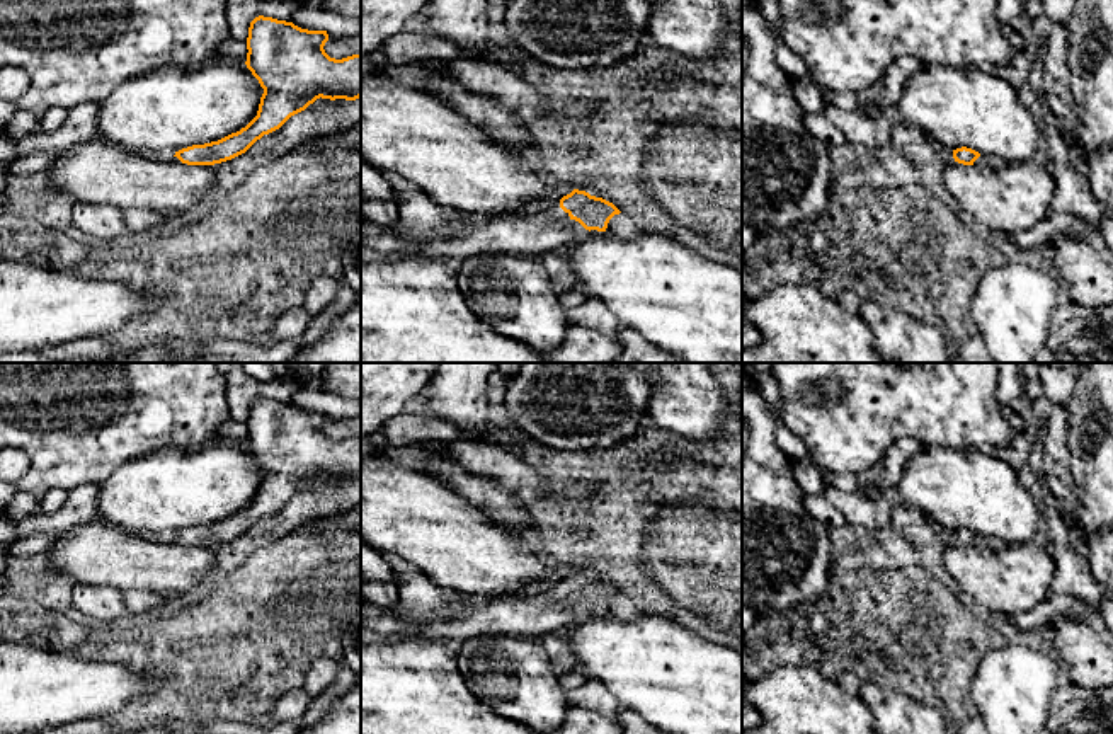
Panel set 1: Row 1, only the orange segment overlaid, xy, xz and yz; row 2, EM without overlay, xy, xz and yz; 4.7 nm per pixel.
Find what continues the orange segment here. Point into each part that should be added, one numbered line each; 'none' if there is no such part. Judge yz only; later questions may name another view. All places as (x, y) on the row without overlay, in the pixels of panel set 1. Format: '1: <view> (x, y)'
1: yz (984, 542)

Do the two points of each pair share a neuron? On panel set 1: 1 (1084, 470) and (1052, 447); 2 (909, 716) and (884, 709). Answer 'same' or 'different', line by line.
1: different
2: same

